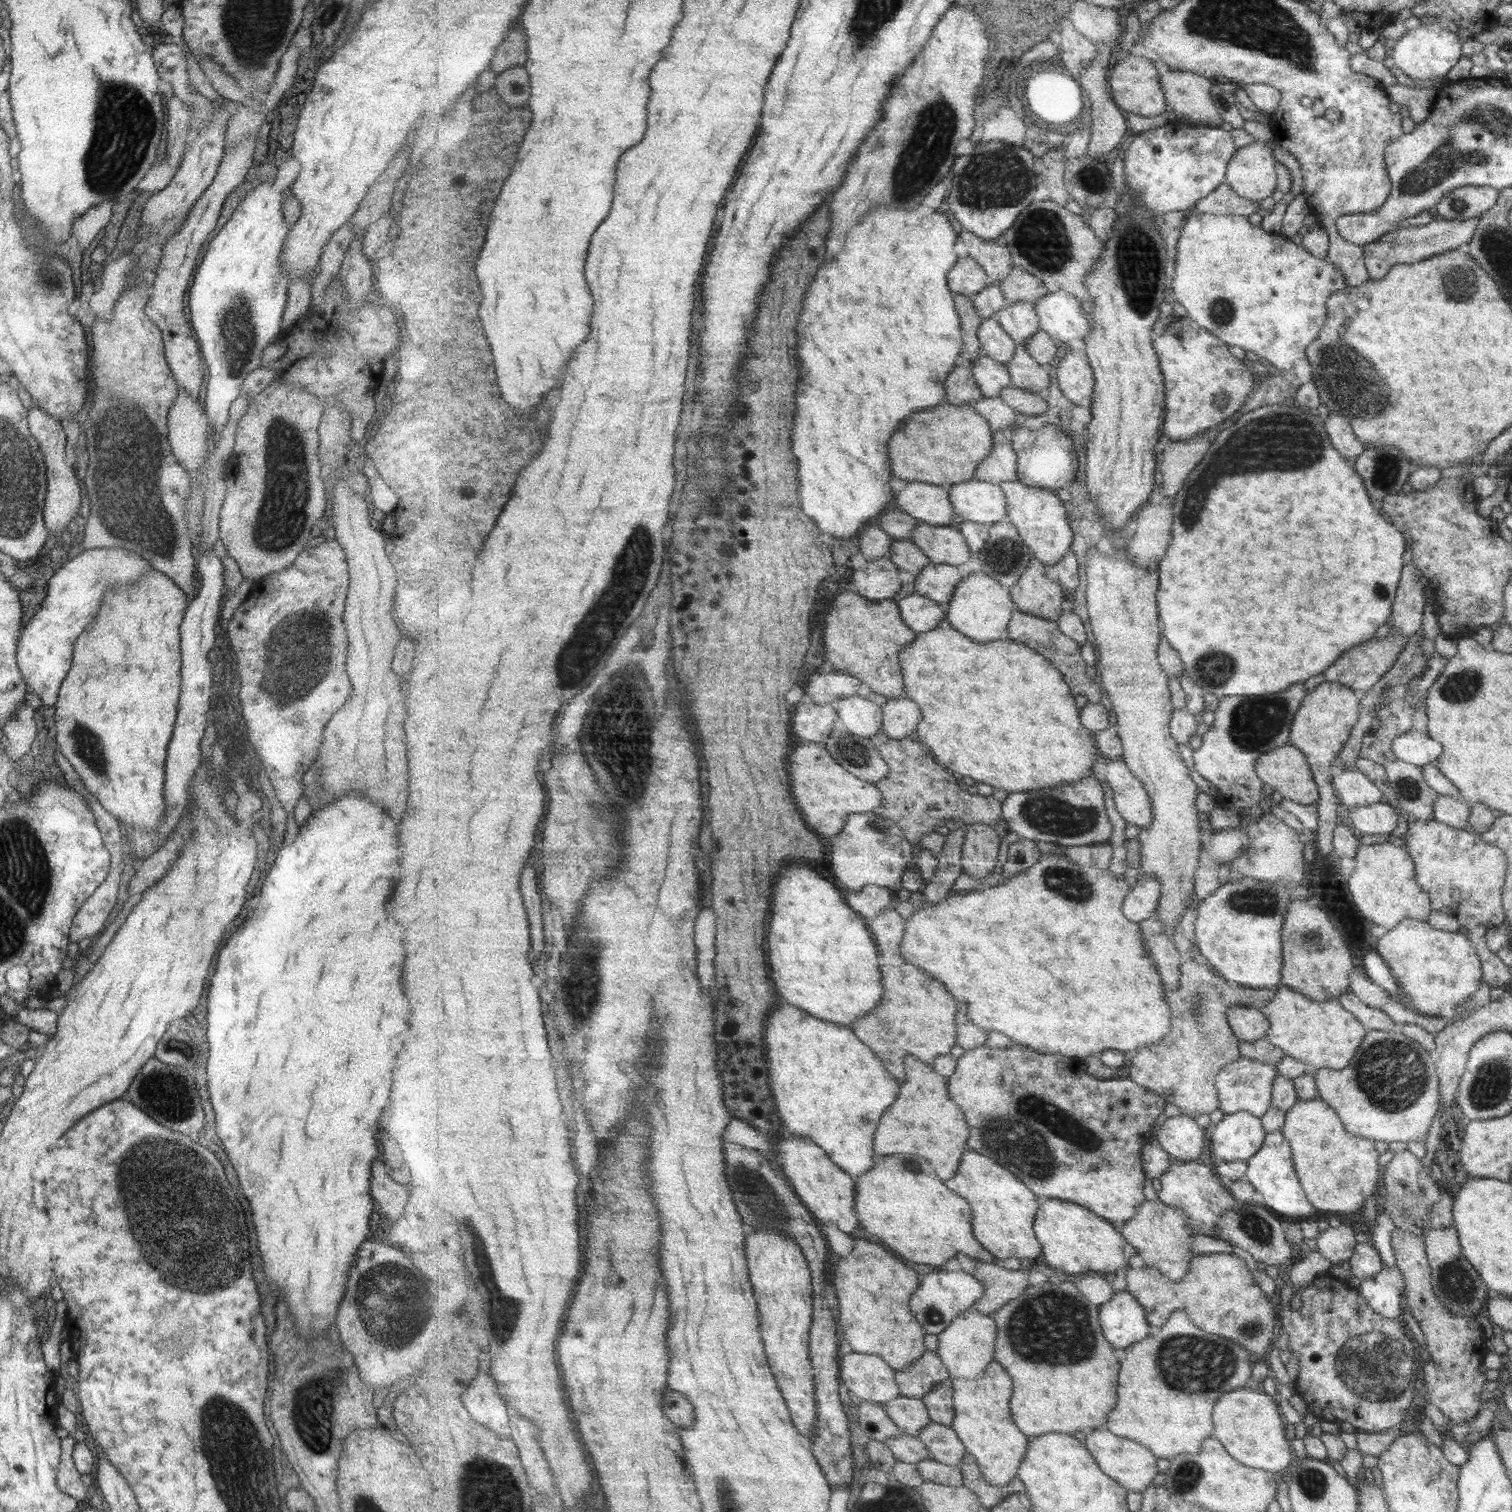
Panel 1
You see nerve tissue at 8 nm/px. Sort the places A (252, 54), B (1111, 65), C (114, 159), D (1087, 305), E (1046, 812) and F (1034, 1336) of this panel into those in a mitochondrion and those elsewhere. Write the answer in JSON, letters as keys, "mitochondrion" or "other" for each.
{"A":"mitochondrion","B":"other","C":"mitochondrion","D":"other","E":"mitochondrion","F":"mitochondrion"}

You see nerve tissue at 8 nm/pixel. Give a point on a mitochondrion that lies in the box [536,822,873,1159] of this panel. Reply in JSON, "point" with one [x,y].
{"point":[584,995]}

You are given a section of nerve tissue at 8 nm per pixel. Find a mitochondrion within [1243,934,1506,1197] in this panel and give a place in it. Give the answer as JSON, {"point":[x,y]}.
{"point":[1394,1075]}

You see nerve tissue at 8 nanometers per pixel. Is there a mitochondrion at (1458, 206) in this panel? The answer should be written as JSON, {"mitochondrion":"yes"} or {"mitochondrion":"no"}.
{"mitochondrion":"yes"}

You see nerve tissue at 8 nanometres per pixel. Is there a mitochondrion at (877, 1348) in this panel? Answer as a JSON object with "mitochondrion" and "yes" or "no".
{"mitochondrion":"no"}

